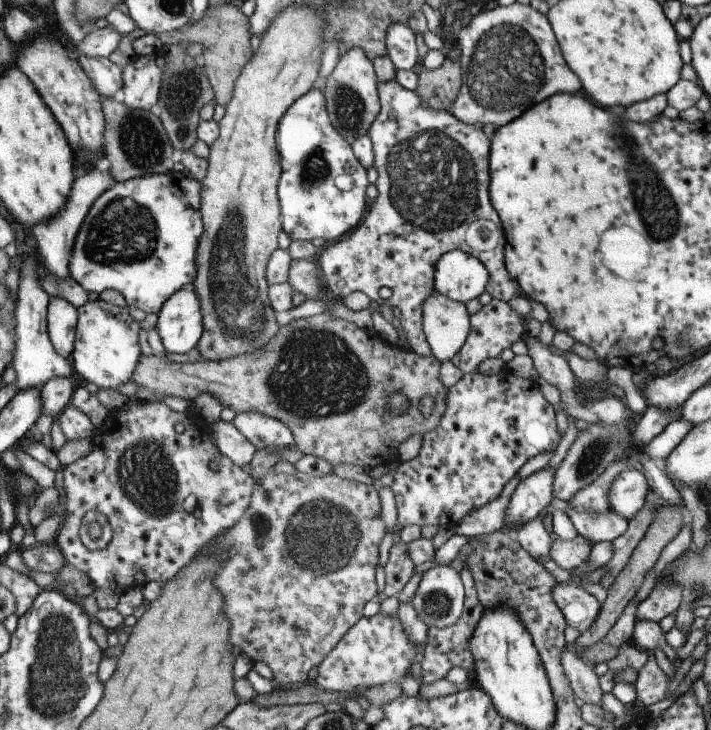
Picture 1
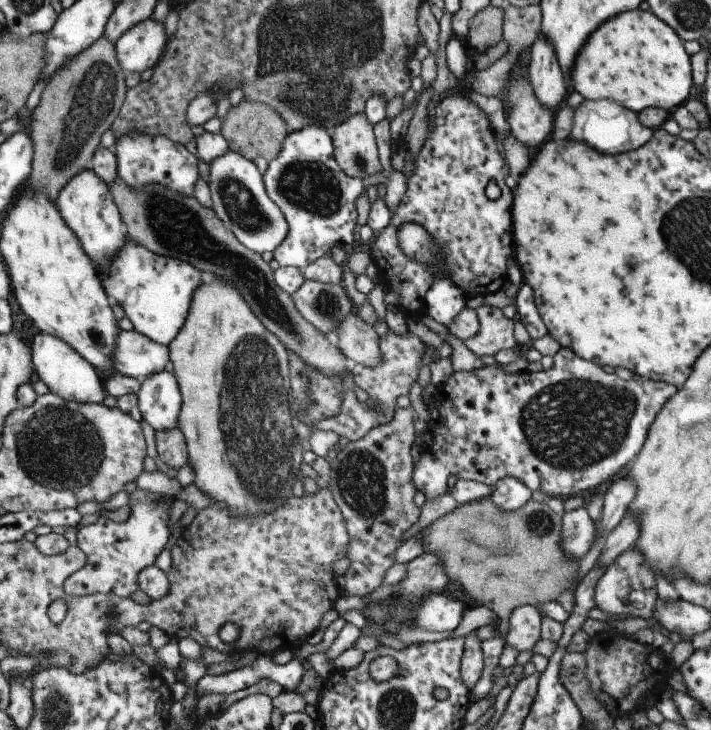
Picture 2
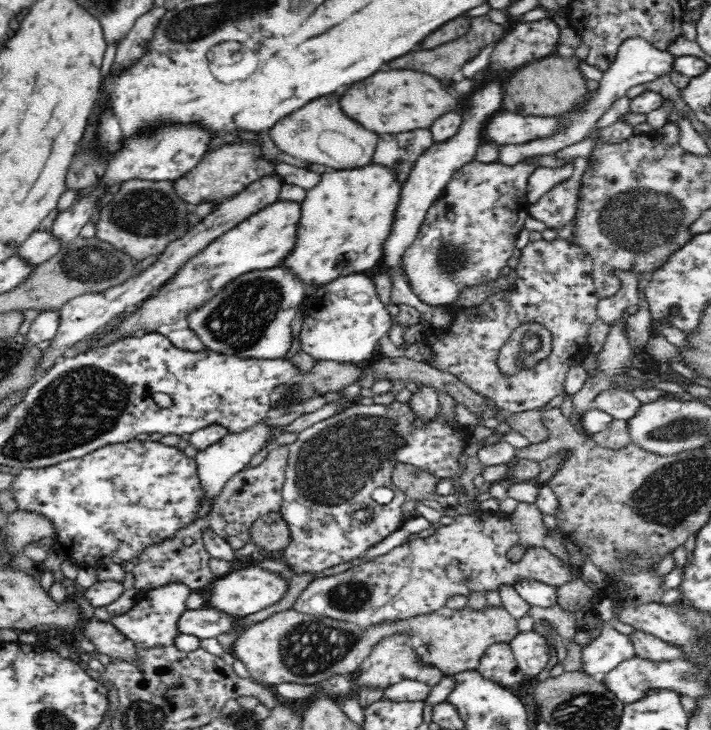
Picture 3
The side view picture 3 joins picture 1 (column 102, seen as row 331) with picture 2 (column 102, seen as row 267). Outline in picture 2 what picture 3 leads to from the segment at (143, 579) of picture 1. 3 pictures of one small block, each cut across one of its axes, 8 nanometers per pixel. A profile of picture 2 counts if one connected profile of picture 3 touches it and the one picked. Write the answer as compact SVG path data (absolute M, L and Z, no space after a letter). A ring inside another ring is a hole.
M135 488L128 494L128 517L125 522L113 522L100 516L95 523L82 526L76 532L75 547L85 555L85 564L67 575L63 581L65 596L112 594L128 598L138 589L137 574L153 564L170 536L169 508L172 502L161 494Z

